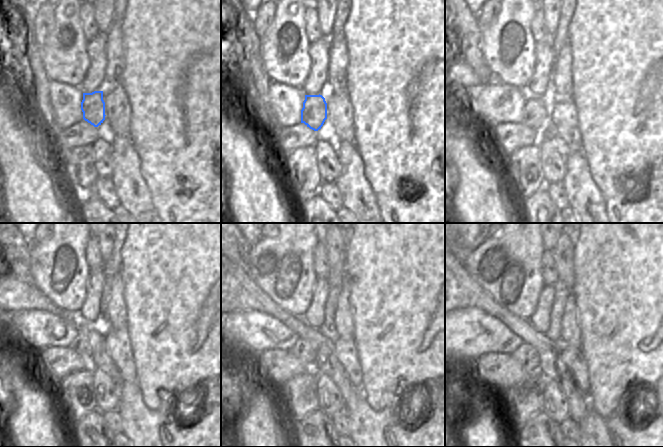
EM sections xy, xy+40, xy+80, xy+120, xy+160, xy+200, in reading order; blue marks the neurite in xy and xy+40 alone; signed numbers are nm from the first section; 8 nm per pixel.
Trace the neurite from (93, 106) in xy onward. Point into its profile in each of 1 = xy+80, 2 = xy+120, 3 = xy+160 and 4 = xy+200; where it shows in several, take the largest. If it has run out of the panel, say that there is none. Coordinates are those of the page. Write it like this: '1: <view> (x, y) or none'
1: xy+80 (536, 114)
2: xy+120 (86, 340)
3: xy+160 (302, 350)
4: xy+200 (527, 356)

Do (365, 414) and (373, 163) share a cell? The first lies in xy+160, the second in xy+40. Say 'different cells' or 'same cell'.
different cells

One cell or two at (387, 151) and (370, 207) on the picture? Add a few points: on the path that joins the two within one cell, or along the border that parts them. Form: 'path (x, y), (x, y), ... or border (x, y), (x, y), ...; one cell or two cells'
border (365, 171), (365, 177), (381, 212); two cells

